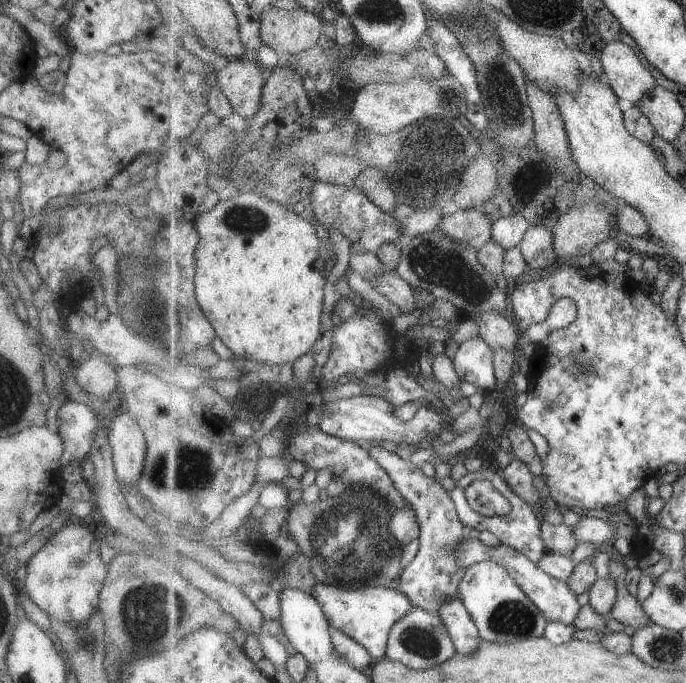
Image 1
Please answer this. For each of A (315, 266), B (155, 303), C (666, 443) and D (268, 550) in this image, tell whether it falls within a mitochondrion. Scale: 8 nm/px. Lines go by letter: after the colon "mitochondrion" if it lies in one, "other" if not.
A: other
B: mitochondrion
C: other
D: mitochondrion

